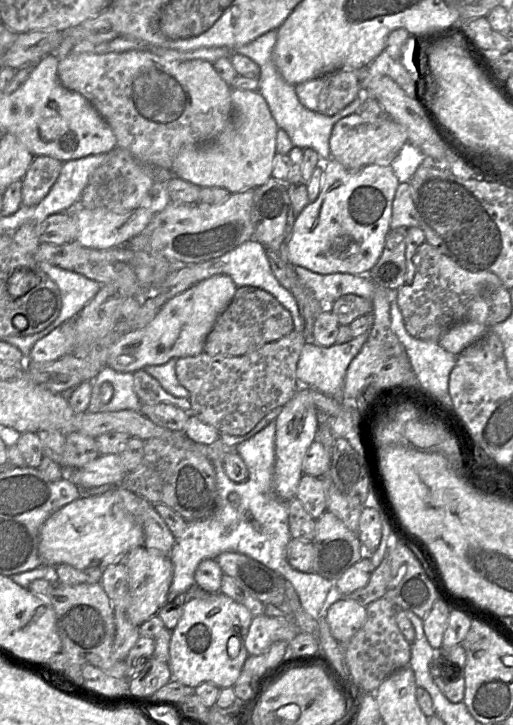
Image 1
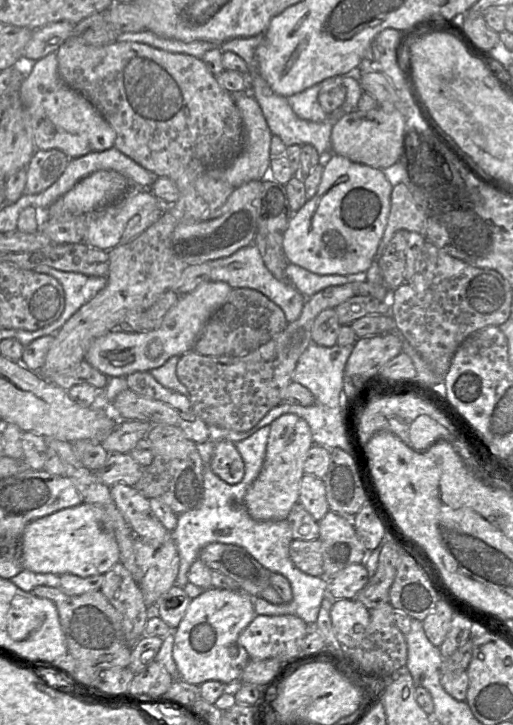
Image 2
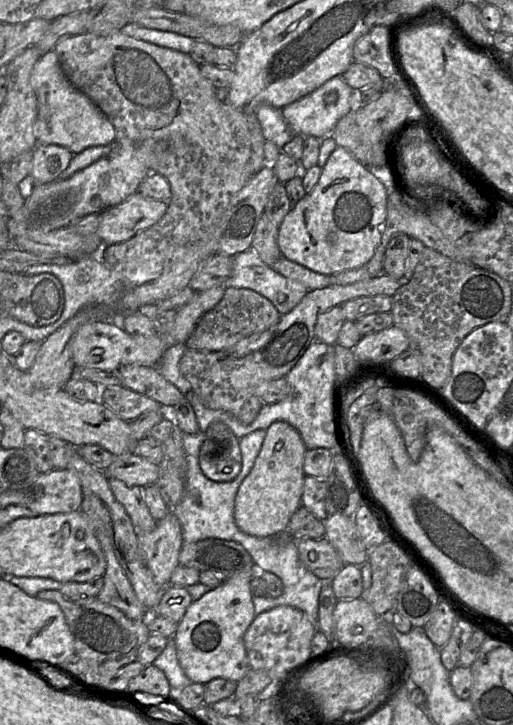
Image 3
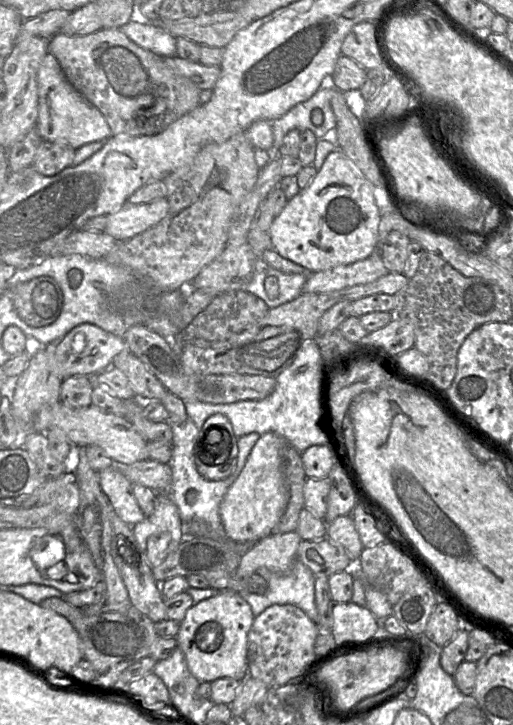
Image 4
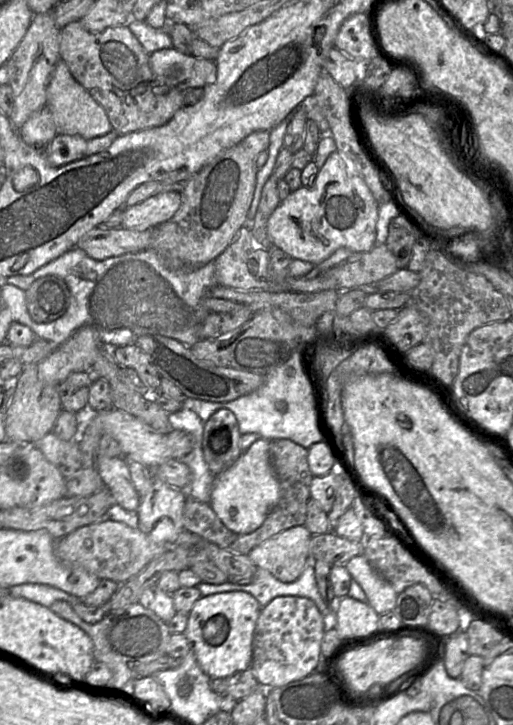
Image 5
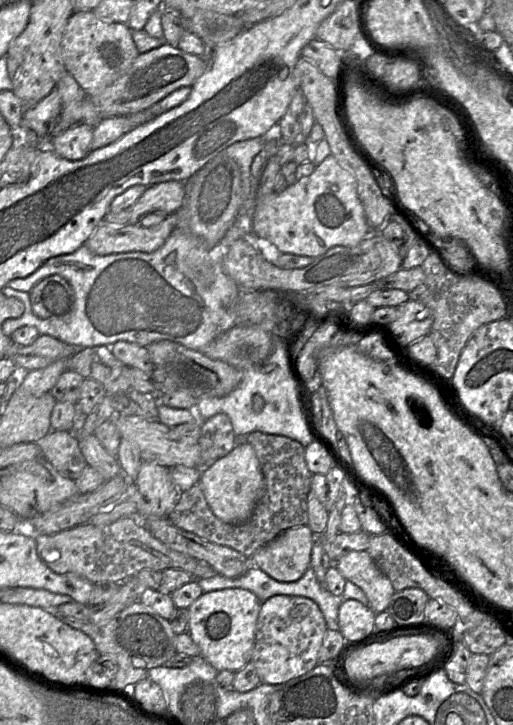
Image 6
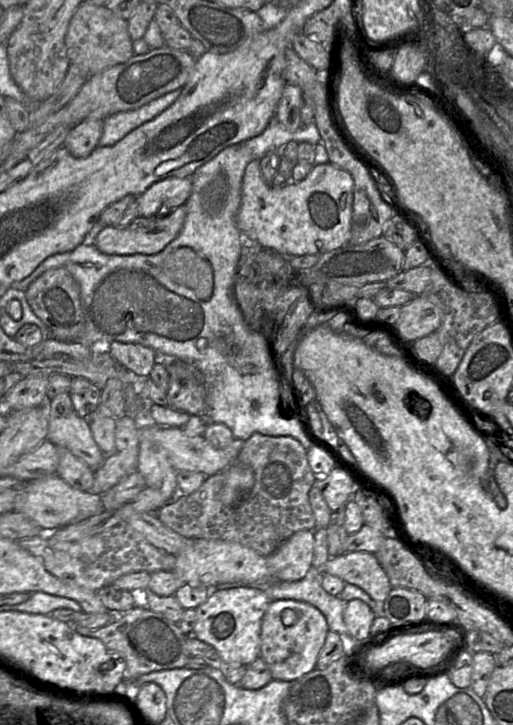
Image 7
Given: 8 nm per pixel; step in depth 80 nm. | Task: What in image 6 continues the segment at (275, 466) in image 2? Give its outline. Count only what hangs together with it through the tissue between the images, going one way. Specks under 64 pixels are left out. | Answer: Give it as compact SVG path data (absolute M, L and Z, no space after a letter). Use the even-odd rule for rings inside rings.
M237 443L229 454L218 459L210 467L202 468L202 475L199 483L201 484L210 509L218 519L232 525L241 525L247 522L263 490L263 474L253 446L248 443Z

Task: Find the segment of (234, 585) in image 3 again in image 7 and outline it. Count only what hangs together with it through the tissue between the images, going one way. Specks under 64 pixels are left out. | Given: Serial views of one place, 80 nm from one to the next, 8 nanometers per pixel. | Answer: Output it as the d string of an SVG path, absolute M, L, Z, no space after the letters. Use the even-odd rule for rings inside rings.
M237 587L216 590L196 610L193 636L218 652L219 659L231 666L248 666L261 651L261 624L271 600L255 587Z

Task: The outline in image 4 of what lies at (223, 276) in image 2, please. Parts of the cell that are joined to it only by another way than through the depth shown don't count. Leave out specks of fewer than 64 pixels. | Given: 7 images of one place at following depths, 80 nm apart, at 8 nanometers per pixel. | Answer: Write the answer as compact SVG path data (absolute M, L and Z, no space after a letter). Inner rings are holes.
M257 257L253 275L244 290L262 299L271 309L299 297L306 280L307 275L283 273Z

